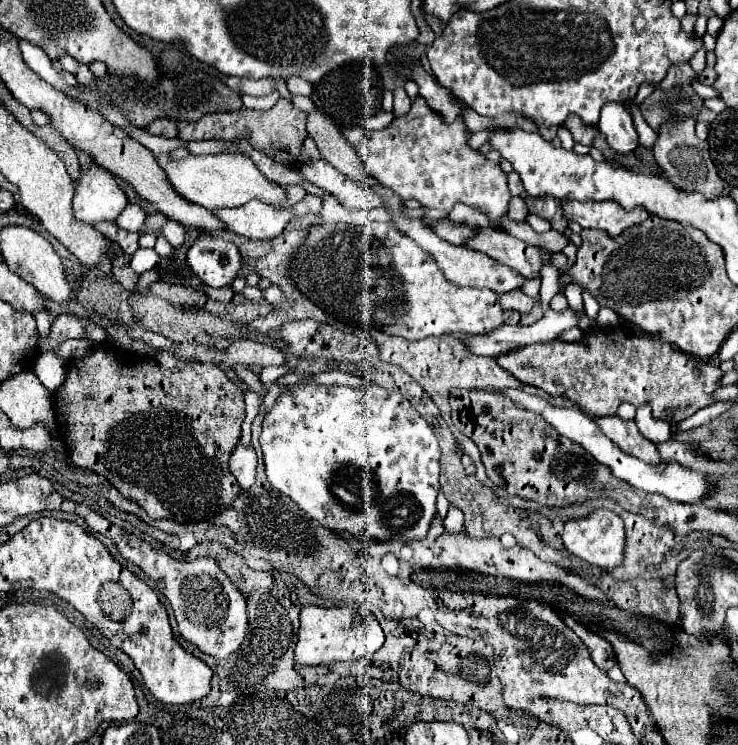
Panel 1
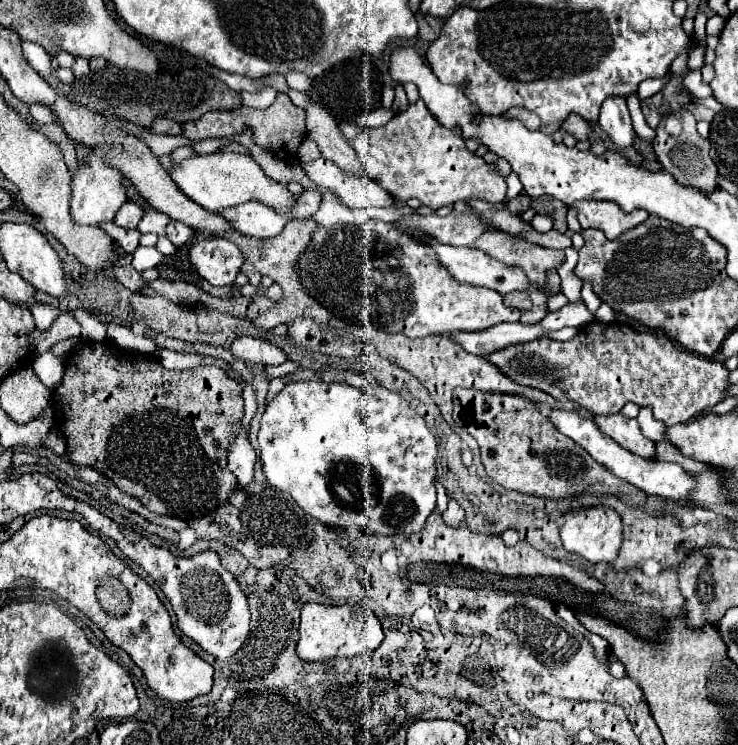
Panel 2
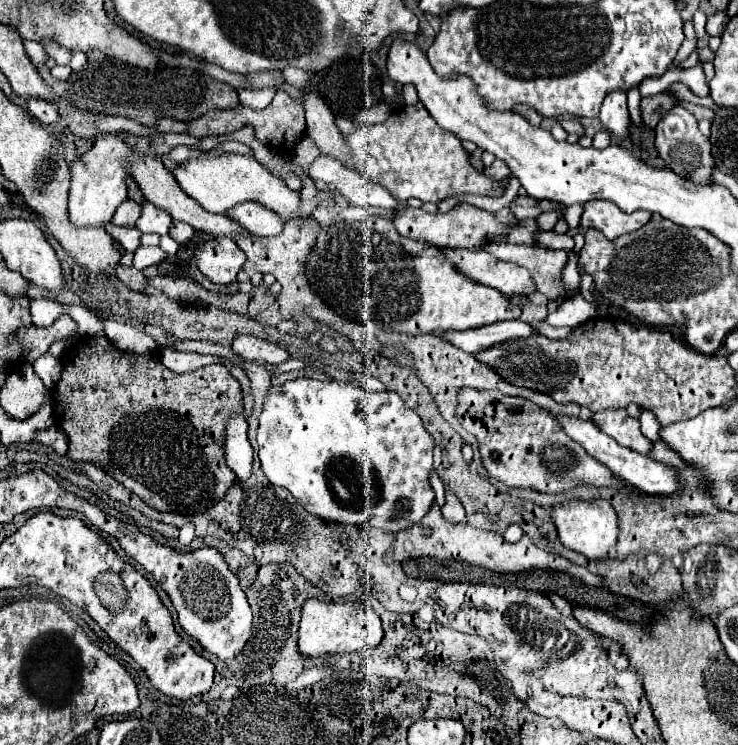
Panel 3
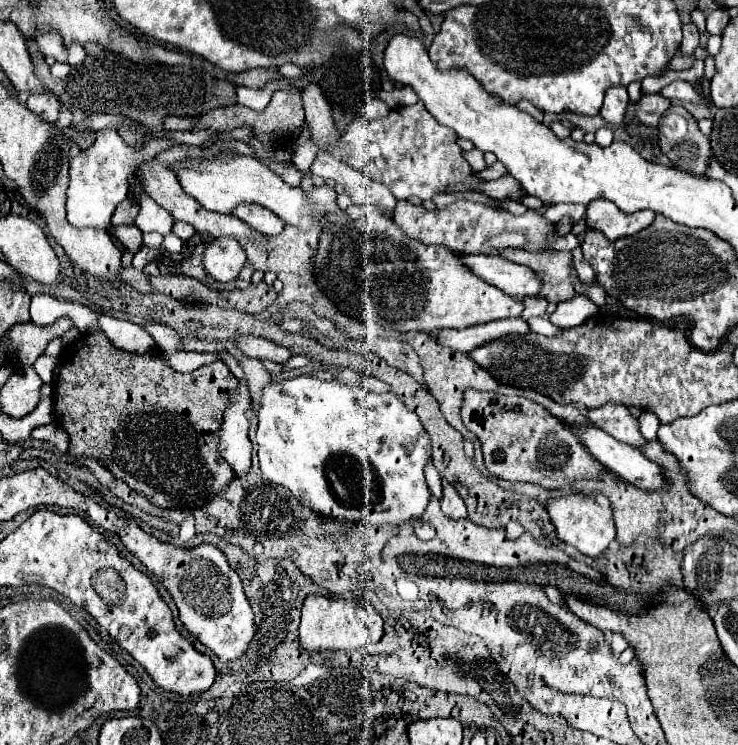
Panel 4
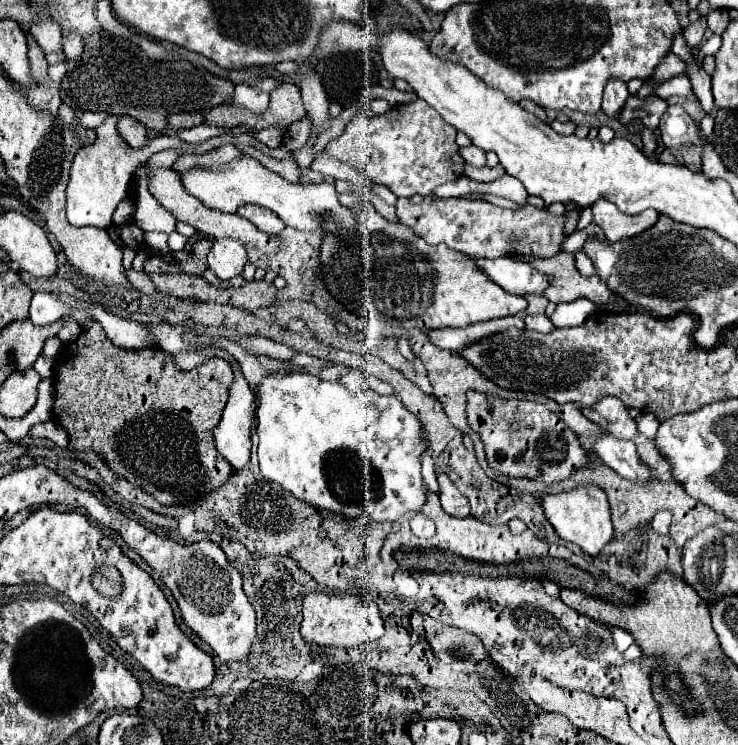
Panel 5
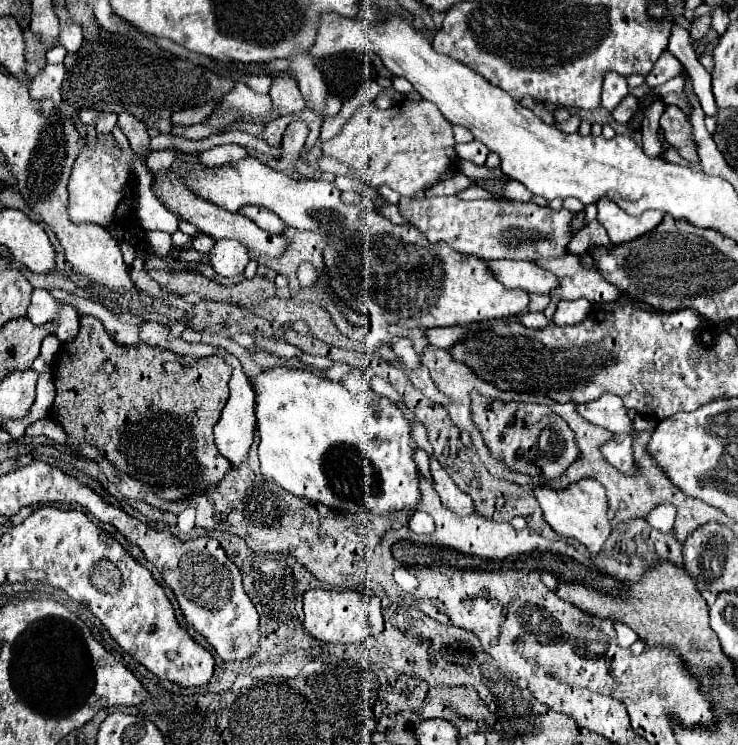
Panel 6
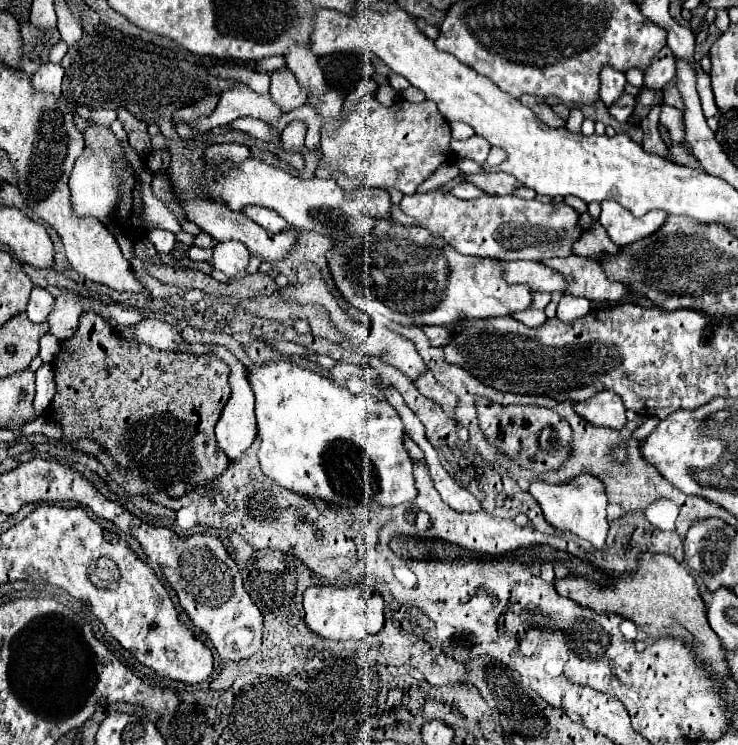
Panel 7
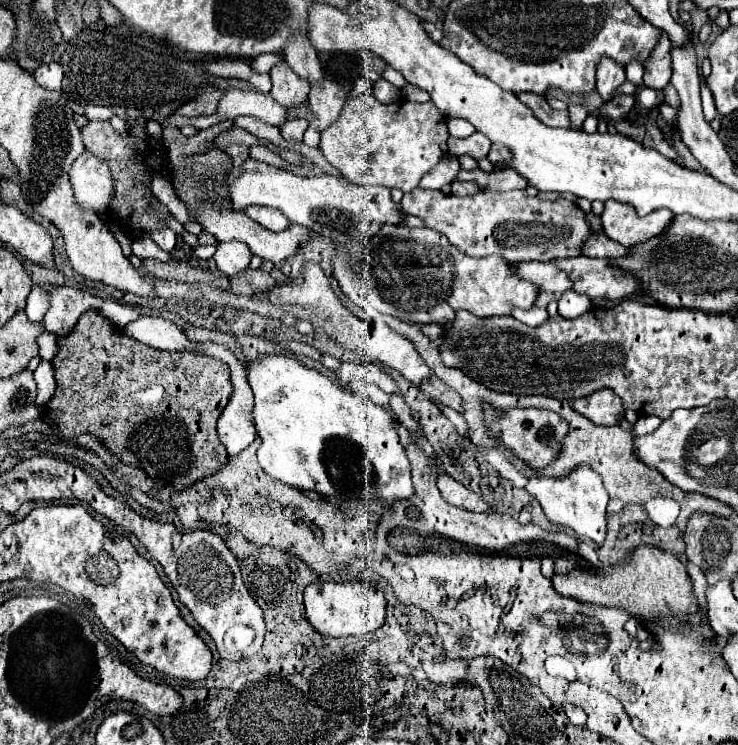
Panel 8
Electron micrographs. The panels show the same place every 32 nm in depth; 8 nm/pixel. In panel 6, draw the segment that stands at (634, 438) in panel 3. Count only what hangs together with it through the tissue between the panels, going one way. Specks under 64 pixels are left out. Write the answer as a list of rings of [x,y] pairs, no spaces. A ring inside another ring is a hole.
[[[602,394],[598,400],[592,400],[588,404],[578,404],[576,410],[588,422],[602,426],[602,428],[608,428],[616,436],[620,436],[624,432],[634,436],[634,430],[630,428],[630,418],[626,414],[626,408],[624,408],[620,396]]]

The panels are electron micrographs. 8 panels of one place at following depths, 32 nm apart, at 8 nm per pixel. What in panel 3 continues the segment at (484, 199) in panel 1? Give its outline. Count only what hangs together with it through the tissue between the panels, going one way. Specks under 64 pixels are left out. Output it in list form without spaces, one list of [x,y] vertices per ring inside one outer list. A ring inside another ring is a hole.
[[[414,104],[394,110],[388,120],[380,124],[356,124],[356,130],[344,138],[344,144],[352,150],[352,160],[358,172],[366,178],[382,184],[398,200],[420,198],[422,202],[434,202],[460,196],[460,194],[486,194],[498,198],[496,186],[500,180],[484,176],[470,166],[468,152],[456,134],[440,128],[428,114],[424,104]]]

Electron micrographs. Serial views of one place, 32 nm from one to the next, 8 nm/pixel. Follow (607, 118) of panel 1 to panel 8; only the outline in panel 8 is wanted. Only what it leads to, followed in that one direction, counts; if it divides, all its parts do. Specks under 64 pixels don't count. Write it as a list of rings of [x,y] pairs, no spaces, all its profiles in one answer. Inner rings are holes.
[[[602,56],[596,68],[596,90],[600,96],[604,96],[606,100],[610,100],[612,92],[626,80],[626,72],[624,66],[620,66],[618,62],[614,62],[610,56]]]

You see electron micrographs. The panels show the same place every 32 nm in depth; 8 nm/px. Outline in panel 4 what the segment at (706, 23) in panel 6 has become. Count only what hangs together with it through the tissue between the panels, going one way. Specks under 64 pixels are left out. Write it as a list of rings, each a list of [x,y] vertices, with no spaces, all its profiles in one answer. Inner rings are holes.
[[[686,24],[682,28],[684,38],[682,38],[682,54],[680,56],[690,56],[694,52],[694,48],[698,48],[700,44],[700,30],[696,28],[696,24]]]

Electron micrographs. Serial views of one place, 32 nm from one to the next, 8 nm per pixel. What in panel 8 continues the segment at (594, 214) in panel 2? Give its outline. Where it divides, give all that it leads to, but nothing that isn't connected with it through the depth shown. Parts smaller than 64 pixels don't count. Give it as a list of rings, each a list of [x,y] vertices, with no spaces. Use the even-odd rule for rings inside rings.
[[[608,200],[602,212],[602,224],[608,238],[624,244],[636,246],[654,236],[666,232],[674,214],[666,208],[650,212],[648,216],[638,216],[630,204],[622,204],[616,200]]]

